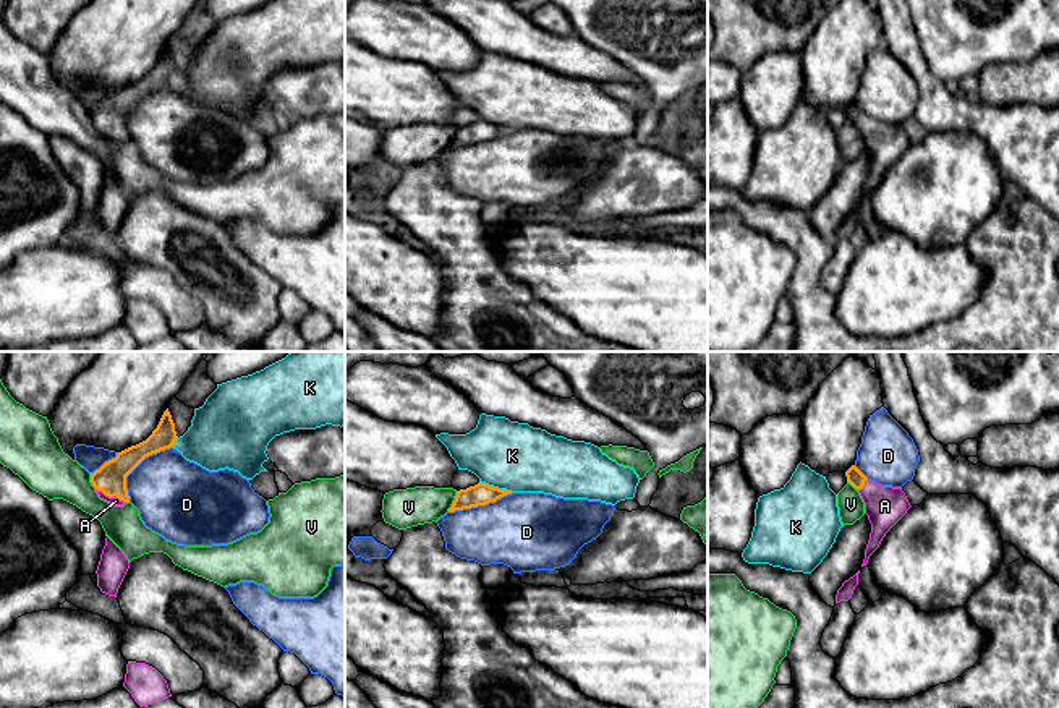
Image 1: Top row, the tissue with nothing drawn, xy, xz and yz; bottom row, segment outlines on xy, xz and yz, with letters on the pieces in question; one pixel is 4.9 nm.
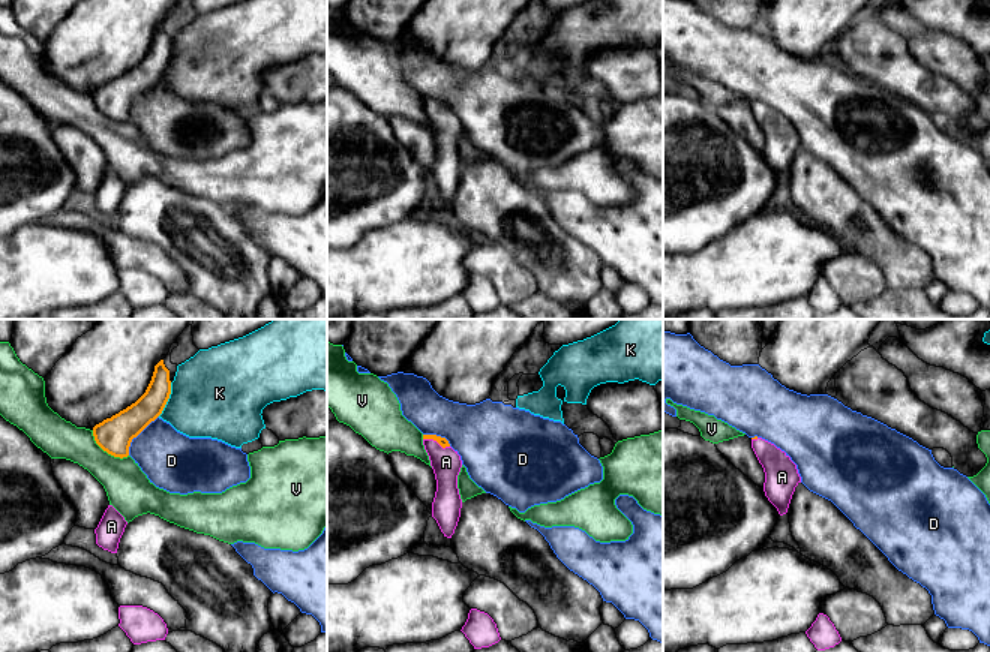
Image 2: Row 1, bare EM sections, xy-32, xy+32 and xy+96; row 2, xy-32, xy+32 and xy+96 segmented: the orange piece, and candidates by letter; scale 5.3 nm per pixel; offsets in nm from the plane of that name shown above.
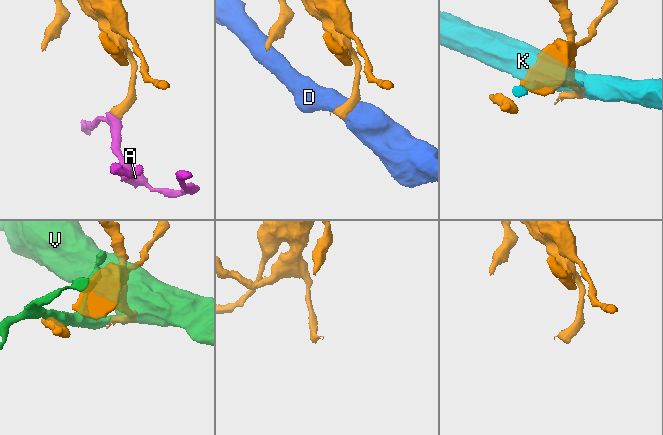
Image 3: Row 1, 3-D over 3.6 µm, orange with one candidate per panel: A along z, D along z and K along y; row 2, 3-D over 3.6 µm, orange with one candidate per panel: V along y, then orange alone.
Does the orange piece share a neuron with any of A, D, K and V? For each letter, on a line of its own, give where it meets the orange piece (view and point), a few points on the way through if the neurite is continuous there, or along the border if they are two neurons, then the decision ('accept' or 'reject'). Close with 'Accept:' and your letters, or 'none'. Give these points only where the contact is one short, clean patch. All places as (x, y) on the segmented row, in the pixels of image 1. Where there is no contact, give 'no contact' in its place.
A: xy (110, 496) | across xy (110, 478), (110, 496), (115, 501) | accept
D: xy (136, 465) | reject
K: xz (496, 488) | reject
V: xz (454, 501) | reject
Accept: A

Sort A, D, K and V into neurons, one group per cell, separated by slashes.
A / D / K / V

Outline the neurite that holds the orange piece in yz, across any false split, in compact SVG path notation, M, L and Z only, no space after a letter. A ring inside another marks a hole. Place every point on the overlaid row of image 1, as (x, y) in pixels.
M855 465L845 471L847 481L860 493L865 502L865 514L871 523L870 540L865 549L863 565L879 548L886 533L912 507L902 488L881 486L868 480Z

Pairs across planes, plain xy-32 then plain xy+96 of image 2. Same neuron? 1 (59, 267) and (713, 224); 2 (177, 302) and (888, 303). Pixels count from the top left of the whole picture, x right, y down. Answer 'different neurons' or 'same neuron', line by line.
1: different neurons
2: same neuron

